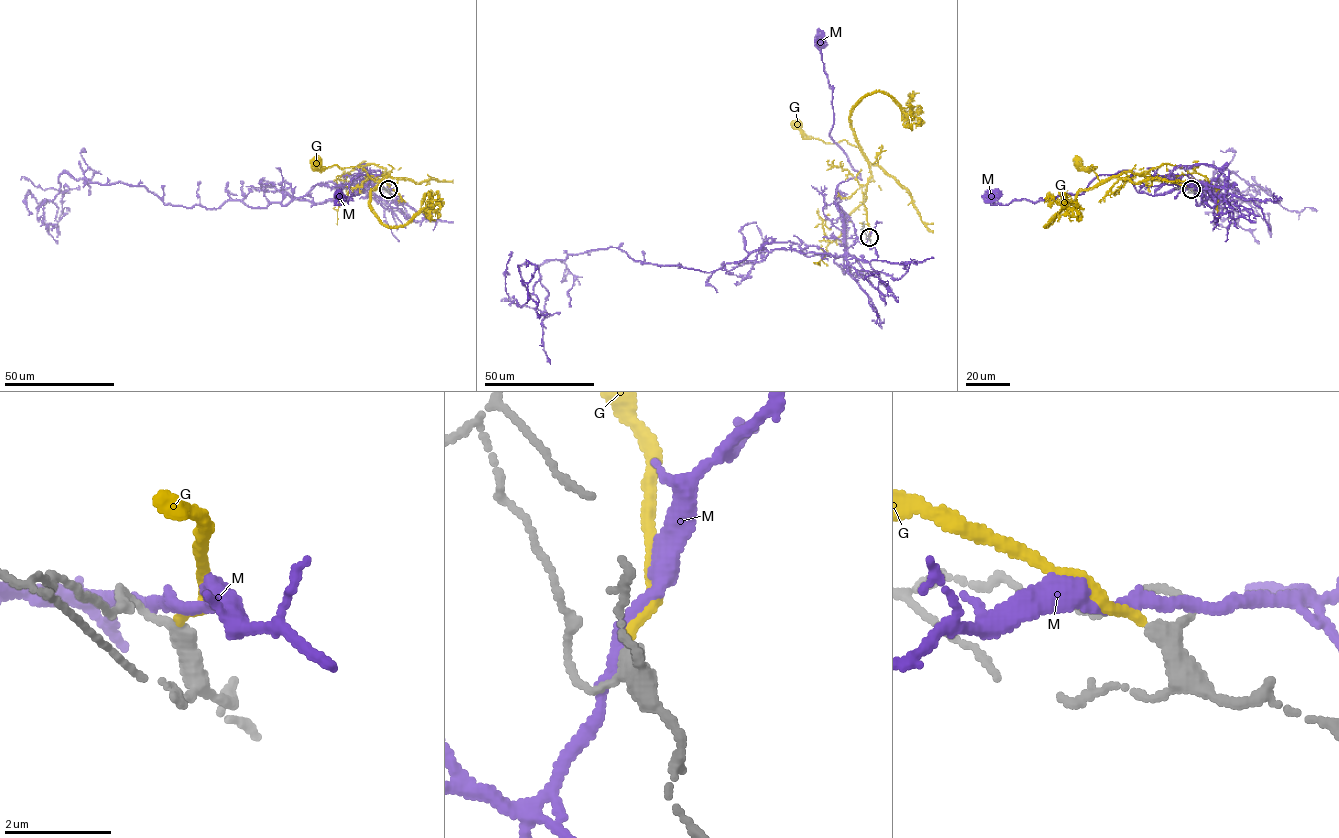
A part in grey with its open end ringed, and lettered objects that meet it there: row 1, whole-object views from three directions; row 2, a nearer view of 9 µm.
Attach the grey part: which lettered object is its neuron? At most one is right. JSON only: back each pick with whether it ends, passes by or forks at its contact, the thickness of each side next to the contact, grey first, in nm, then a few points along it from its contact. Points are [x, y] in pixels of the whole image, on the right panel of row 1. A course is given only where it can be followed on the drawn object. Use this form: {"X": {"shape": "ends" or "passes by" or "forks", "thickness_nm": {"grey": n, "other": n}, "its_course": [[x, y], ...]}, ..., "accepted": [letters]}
{"G": {"shape": "ends", "thickness_nm": {"grey": 300, "other": 170}}, "accepted": ["G"]}

